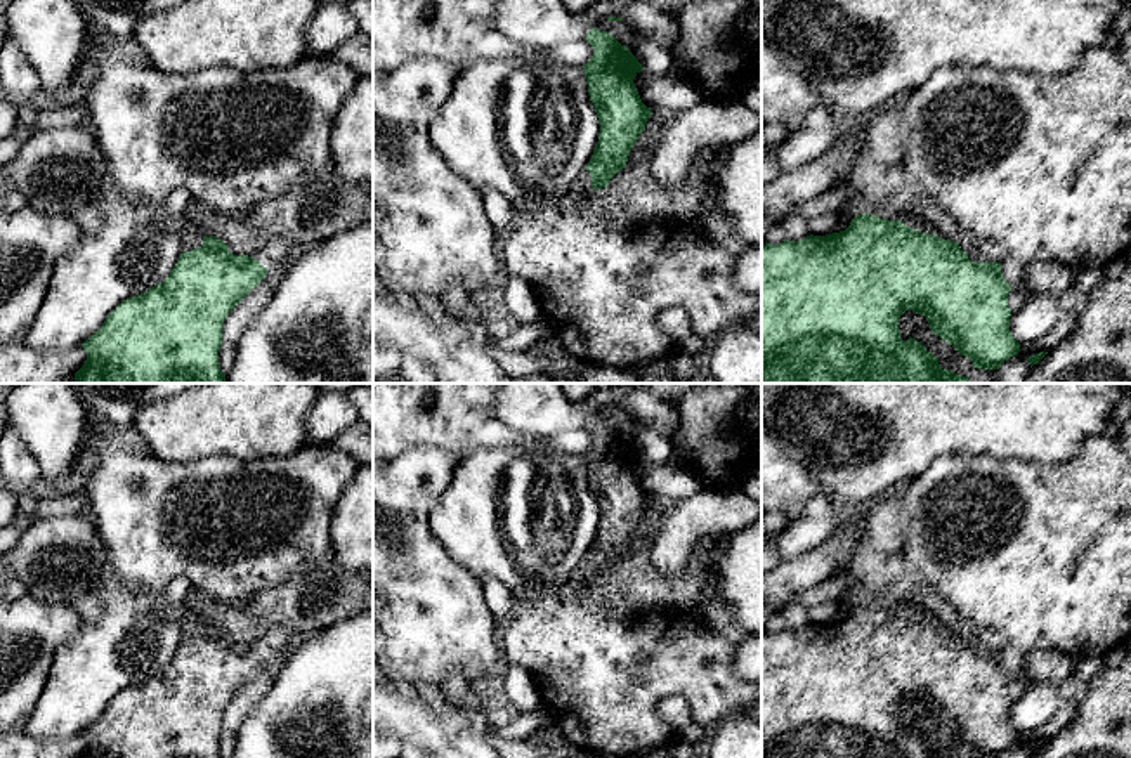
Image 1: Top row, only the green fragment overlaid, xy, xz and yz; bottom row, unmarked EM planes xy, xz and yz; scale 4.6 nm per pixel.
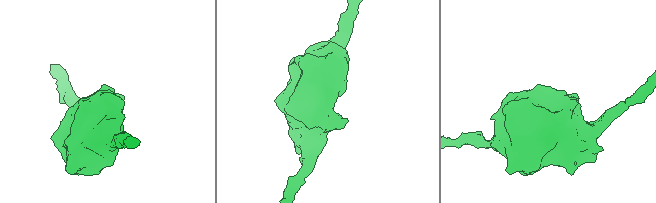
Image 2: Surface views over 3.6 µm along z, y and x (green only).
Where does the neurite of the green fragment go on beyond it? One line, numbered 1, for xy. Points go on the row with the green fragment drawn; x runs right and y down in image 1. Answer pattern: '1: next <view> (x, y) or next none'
1: next none

